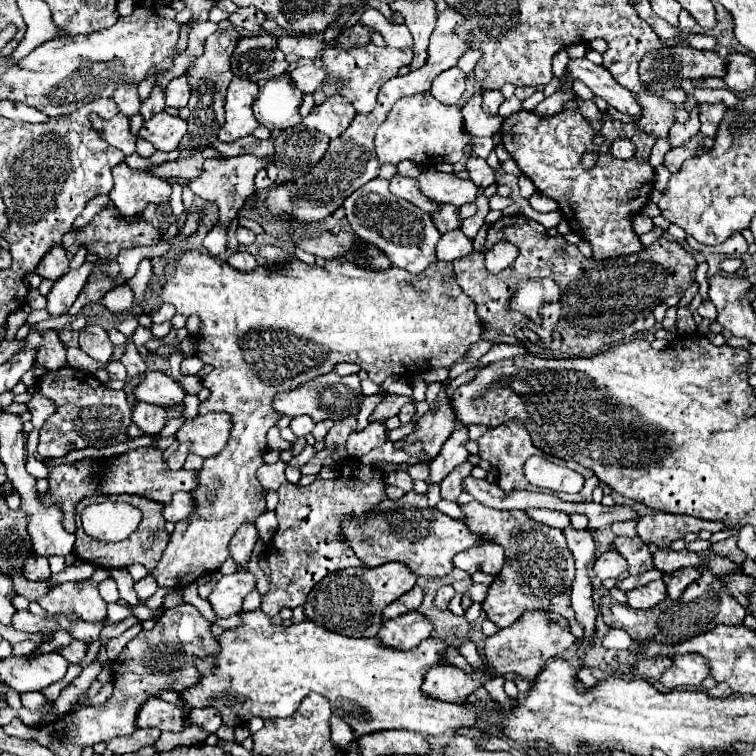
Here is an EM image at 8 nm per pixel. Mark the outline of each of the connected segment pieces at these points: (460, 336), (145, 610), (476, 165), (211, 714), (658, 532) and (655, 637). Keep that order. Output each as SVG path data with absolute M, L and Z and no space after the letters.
M191 249L173 261L173 273L161 287L159 299L175 305L177 313L185 317L199 315L201 329L197 333L197 355L215 367L215 371L203 377L203 387L211 391L211 397L201 403L199 411L227 411L233 417L227 445L215 457L205 459L199 471L197 489L191 491L191 497L195 497L195 513L191 513L187 521L175 525L159 565L151 571L159 587L165 589L183 589L199 577L217 571L227 559L229 539L239 525L255 523L263 513L265 489L257 481L255 471L263 465L263 455L267 453L265 435L281 419L271 407L277 393L303 385L317 375L325 375L339 363L357 363L369 373L371 381L379 385L391 375L411 377L431 367L451 369L485 331L475 303L455 281L453 265L443 261L433 261L423 273L413 275L395 267L371 271L357 267L351 261L327 261L319 267L291 257L281 267L269 269L257 265L255 271L243 273L231 269L227 261Z
M137 605L137 606L133 606L132 609L132 616L137 617L142 622L151 619L157 620L159 619L159 617L161 617L162 614L163 614L162 607L156 610L151 610L148 607Z
M469 157L467 163L465 163L465 169L469 173L469 179L477 185L477 187L487 187L495 181L495 173L493 169L487 165L485 159L479 159L479 157Z
M213 707L193 709L187 713L187 725L197 725L207 733L215 733L221 727L221 715Z
M653 513L645 515L637 523L637 535L649 545L655 543L657 547L669 547L675 539L685 537L687 533L697 533L707 529L711 533L723 531L723 525L717 521L703 521L697 517L687 515L671 515L671 513Z
M703 571L701 577L693 581L677 601L665 597L651 609L633 609L629 605L617 603L607 595L599 603L599 613L607 627L627 631L633 641L659 641L661 645L675 645L679 641L697 637L699 633L711 631L715 625L743 625L743 619L747 617L745 607L729 597L723 583L717 577L711 577L711 573L707 571Z

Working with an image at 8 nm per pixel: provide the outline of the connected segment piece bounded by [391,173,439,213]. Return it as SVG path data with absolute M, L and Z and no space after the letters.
M395 175L391 179L391 193L401 197L401 199L407 199L411 201L413 205L417 205L419 209L423 211L429 211L429 213L435 213L435 209L439 209L439 203L431 201L429 197L423 197L423 193L419 193L419 183L417 179L411 179L411 177L403 177L403 175Z

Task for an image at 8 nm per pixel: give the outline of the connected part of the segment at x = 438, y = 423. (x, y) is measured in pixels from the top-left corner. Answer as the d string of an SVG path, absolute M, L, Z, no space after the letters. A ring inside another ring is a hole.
M445 387L439 391L439 409L437 411L427 411L427 415L423 415L417 423L417 429L413 433L409 433L405 439L397 441L395 447L403 449L405 445L411 443L423 443L423 453L425 459L435 459L435 455L441 451L443 443L447 441L447 437L453 433L457 419L455 413L449 405L449 395L445 393Z

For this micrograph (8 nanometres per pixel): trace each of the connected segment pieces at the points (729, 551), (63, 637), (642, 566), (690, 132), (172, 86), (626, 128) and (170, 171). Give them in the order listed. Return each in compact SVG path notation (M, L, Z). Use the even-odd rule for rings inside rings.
M729 537L725 541L719 541L719 543L713 543L709 547L713 553L721 555L721 557L727 557L731 561L735 561L737 565L743 565L743 561L747 559L747 555L737 547L737 537Z
M57 631L55 637L53 637L53 641L47 643L47 645L41 645L35 653L51 653L51 651L55 651L57 647L65 647L65 645L69 645L71 641L73 641L73 637L71 637L67 631Z
M625 535L615 537L613 549L619 551L627 559L631 575L639 575L647 569L653 569L653 559L651 559L649 547L639 537L625 537Z
M695 105L695 109L691 111L689 121L687 121L685 125L679 125L679 123L677 123L677 125L671 127L669 141L671 141L673 147L679 147L679 145L683 145L687 139L691 139L697 131L699 131L699 119L697 119L697 105Z
M177 77L169 81L165 87L165 105L167 107L185 107L191 95L191 87L187 83L187 77Z
M521 109L507 117L501 127L503 145L509 155L515 159L523 175L535 183L537 191L557 201L571 229L593 245L593 259L631 255L643 249L631 219L649 203L649 193L655 183L655 169L649 165L649 153L657 141L653 135L641 131L637 123L619 123L609 113L603 115L601 131L605 143L597 147L593 143L595 131L591 123L573 109L563 109L553 117L539 117L533 111ZM623 137L635 143L635 155L625 161L611 155L611 143ZM585 153L597 155L597 163L591 169L581 165Z
M207 147L195 155L189 155L189 157L183 157L183 159L177 159L177 161L165 161L165 163L159 163L159 165L151 165L151 173L155 177L161 177L161 179L195 179L203 173L203 161L205 159L213 159L213 157L221 157L215 149Z

